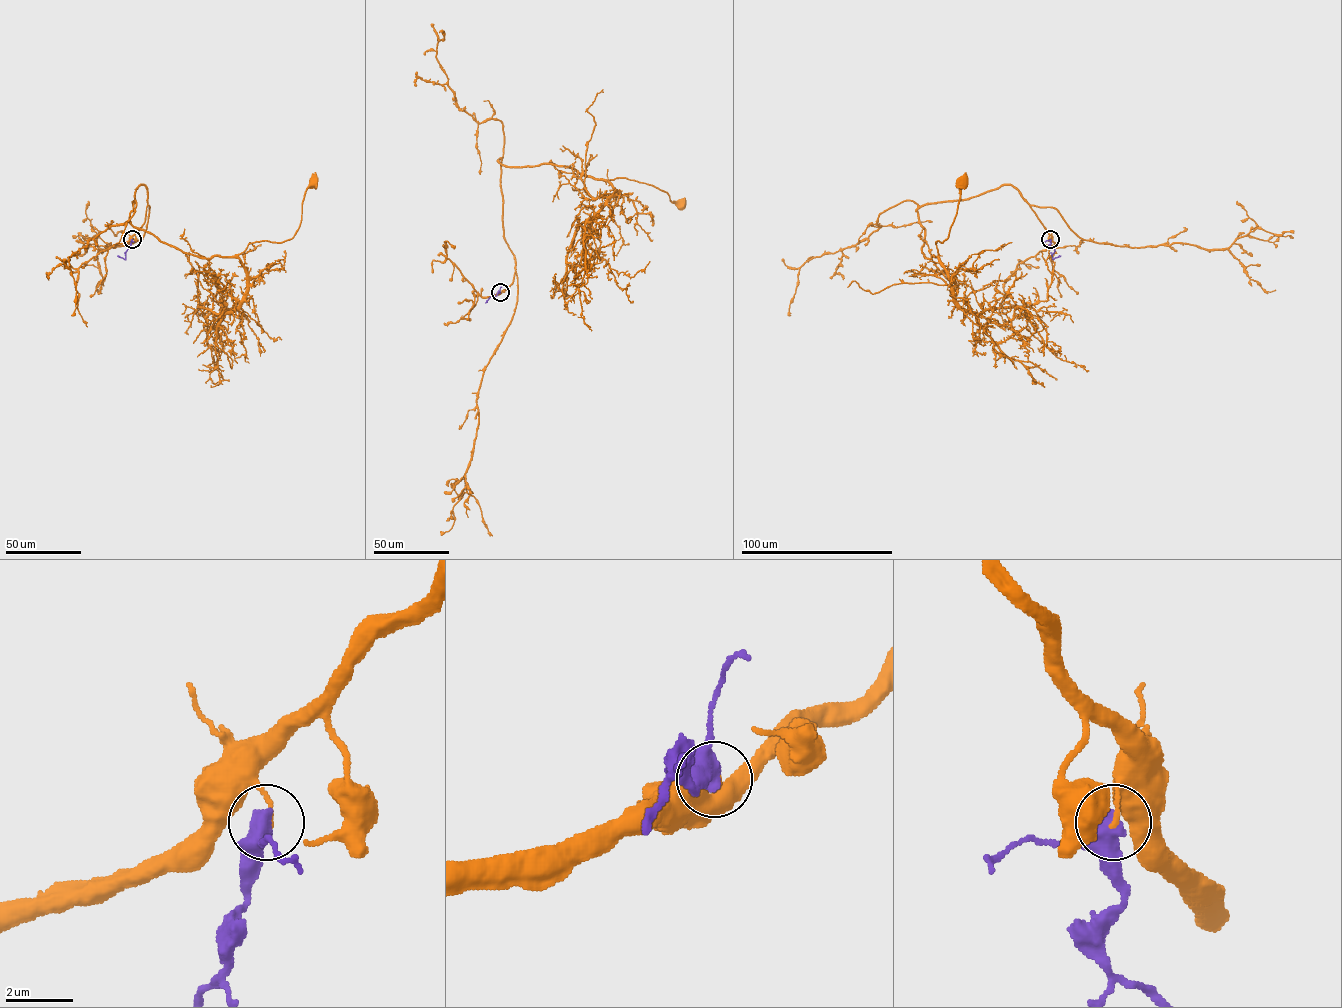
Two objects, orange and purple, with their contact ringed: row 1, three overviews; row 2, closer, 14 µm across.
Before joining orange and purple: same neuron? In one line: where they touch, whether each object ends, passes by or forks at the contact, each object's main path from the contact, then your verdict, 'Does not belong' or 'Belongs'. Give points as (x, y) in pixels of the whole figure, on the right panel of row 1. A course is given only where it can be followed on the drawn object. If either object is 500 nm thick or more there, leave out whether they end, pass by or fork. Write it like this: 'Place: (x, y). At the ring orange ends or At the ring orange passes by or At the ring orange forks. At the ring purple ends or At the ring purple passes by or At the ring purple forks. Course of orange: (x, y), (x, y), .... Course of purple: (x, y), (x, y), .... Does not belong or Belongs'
Place: (1050, 239). At the ring orange ends. At the ring purple passes by. Course of orange: (1050, 239), (1022, 194), (1003, 185), (921, 205), (927, 258), (948, 237), (963, 180). Course of purple: (1050, 239), (1050, 245), (1054, 250), (1052, 259), (1060, 255). Does not belong

